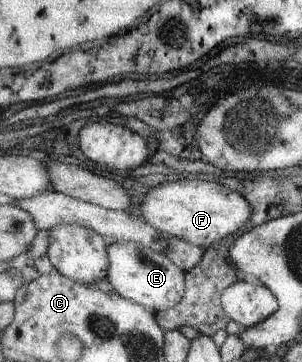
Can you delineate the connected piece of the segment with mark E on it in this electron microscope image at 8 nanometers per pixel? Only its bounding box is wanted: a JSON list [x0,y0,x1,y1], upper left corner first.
[104,241,184,312]

